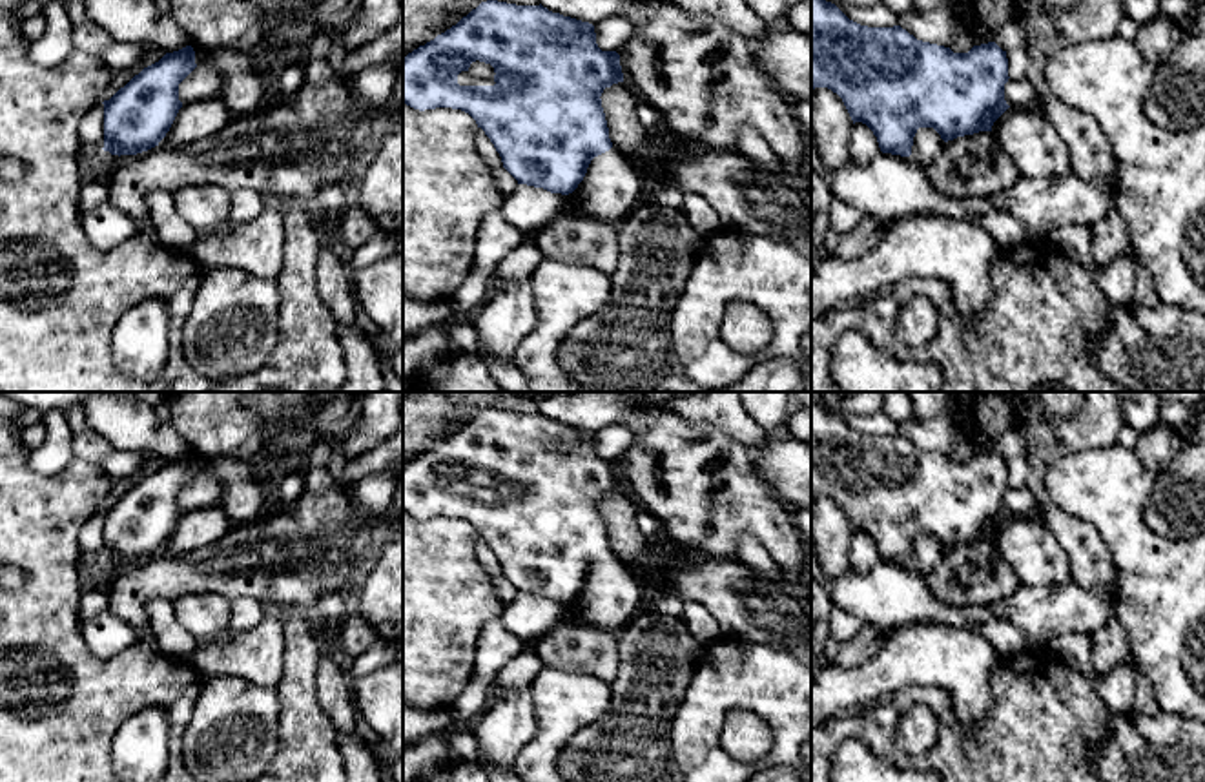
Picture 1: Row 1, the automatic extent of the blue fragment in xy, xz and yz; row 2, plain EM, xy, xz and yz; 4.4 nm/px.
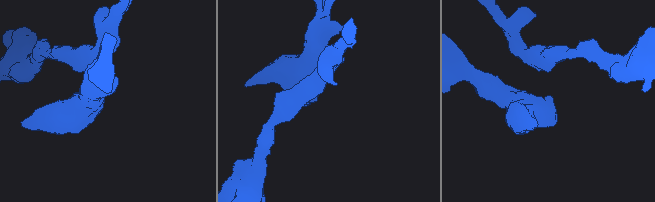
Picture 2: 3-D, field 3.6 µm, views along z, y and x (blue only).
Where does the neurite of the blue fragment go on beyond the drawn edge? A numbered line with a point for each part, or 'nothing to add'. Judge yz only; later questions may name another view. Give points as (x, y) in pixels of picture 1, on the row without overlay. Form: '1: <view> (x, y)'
1: yz (1027, 545)

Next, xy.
1: xy (197, 529)

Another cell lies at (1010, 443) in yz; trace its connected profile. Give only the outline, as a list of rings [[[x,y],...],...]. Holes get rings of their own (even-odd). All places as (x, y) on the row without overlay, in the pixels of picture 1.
[[[1006,430],[992,443],[992,450],[995,450],[1003,459],[1012,459],[1017,456],[1026,456],[1026,441],[1021,430]]]

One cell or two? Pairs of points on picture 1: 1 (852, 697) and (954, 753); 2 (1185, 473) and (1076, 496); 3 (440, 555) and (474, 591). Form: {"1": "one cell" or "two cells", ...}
{"1": "two cells", "2": "two cells", "3": "one cell"}

